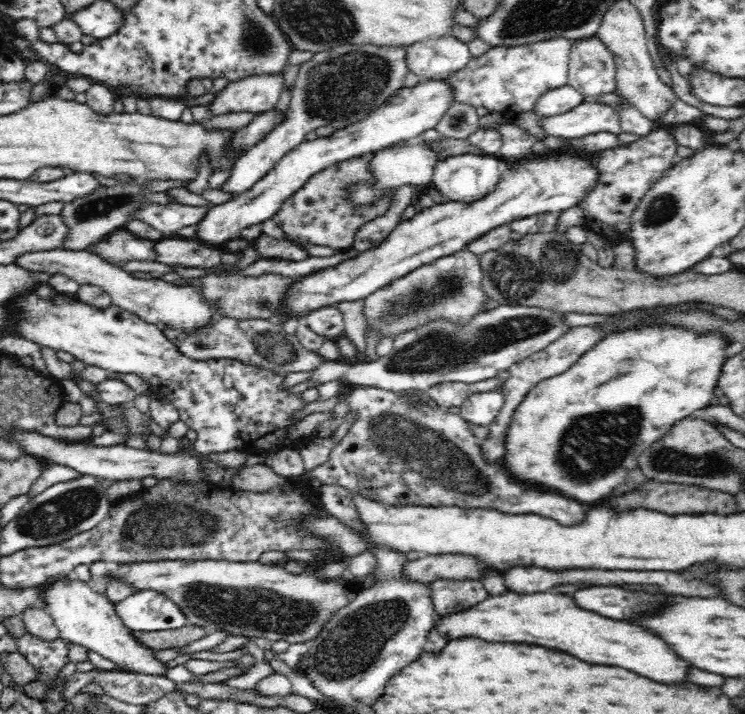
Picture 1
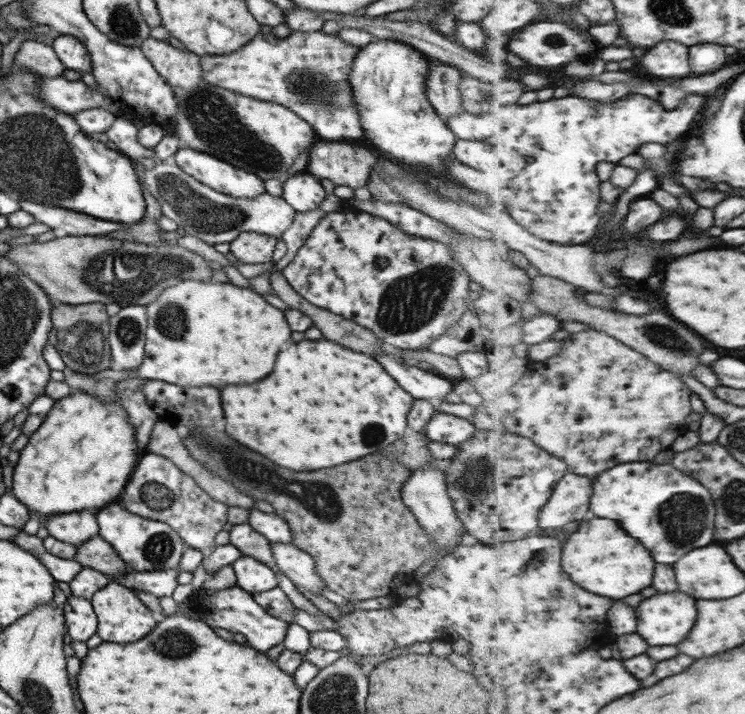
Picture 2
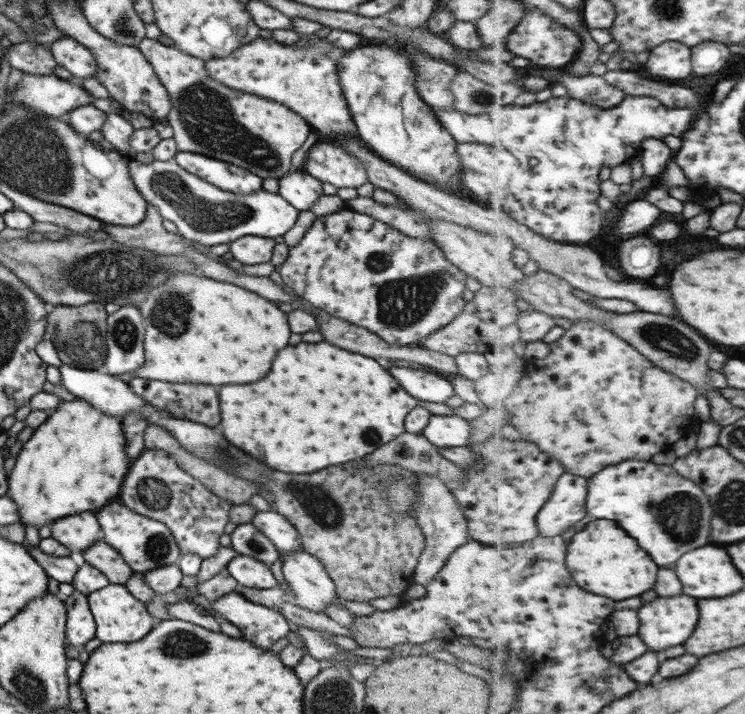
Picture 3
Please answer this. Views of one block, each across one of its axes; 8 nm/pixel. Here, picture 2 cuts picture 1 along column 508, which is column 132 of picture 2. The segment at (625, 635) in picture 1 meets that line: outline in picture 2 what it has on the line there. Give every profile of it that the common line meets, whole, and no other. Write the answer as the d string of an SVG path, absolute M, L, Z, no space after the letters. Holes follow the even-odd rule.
M109 580L104 587L94 592L89 602L96 614L96 634L105 642L119 642L119 644L135 642L143 638L147 632L151 632L156 625L155 620L151 617L151 611L139 601L135 593L114 580Z

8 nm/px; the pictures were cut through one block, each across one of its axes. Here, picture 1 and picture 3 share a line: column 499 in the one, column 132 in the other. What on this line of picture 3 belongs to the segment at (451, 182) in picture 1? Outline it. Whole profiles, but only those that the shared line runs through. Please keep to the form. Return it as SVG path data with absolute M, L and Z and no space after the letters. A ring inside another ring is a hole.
M130 157L128 161L129 178L143 197L146 204L151 204L163 220L169 220L176 227L177 233L185 241L197 242L205 247L216 244L228 244L244 236L259 236L275 238L289 231L299 214L299 211L291 206L278 193L267 192L259 189L247 194L235 194L221 190L215 185L209 184L201 178L183 170L174 159L158 161L153 159L148 164L142 164Z

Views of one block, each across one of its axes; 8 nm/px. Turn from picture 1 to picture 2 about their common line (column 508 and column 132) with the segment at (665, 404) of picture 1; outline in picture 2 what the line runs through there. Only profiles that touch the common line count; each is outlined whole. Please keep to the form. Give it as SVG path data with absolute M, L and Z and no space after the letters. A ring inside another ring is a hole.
M71 390L67 396L60 398L60 400L58 399L53 403L51 410L42 417L42 421L37 427L37 430L28 437L25 447L19 451L19 459L12 472L12 489L10 495L13 496L17 502L21 502L21 505L26 507L28 514L31 512L39 514L39 519L52 514L75 513L77 510L103 508L107 502L111 502L115 496L121 494L121 490L123 490L123 486L125 486L125 482L127 482L127 478L129 478L129 475L132 473L131 470L135 467L135 463L137 463L141 454L142 453L135 450L135 430L133 430L131 423L128 421L127 413L121 405L116 405L115 403L102 403L101 400L97 400L90 394Z

